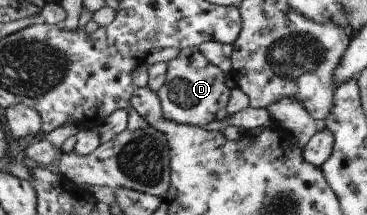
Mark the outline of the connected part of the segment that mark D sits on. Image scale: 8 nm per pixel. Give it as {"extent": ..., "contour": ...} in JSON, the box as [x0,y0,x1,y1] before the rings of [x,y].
{"extent":[159,49,231,126],"contour":[[[198,49],[181,50],[179,55],[168,61],[167,83],[159,89],[162,111],[165,119],[179,125],[202,126],[216,121],[221,110],[229,103],[231,90],[225,83],[226,73],[206,59]]]}

